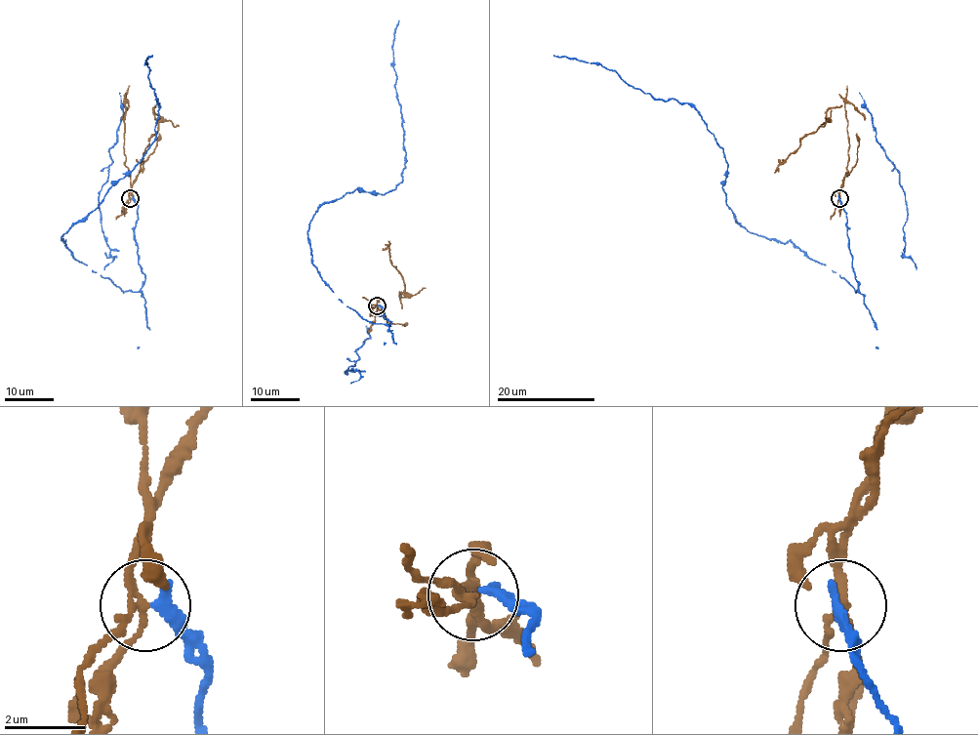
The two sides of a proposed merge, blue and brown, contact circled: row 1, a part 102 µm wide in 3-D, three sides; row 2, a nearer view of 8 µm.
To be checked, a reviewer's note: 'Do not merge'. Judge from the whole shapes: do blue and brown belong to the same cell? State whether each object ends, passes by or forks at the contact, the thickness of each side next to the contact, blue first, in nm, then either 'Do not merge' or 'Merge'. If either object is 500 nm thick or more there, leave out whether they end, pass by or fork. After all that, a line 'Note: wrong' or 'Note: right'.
At the ring blue ends. At the ring brown forks. Thickness 280 nm (blue) against 150 nm. Do not merge
Note: right

